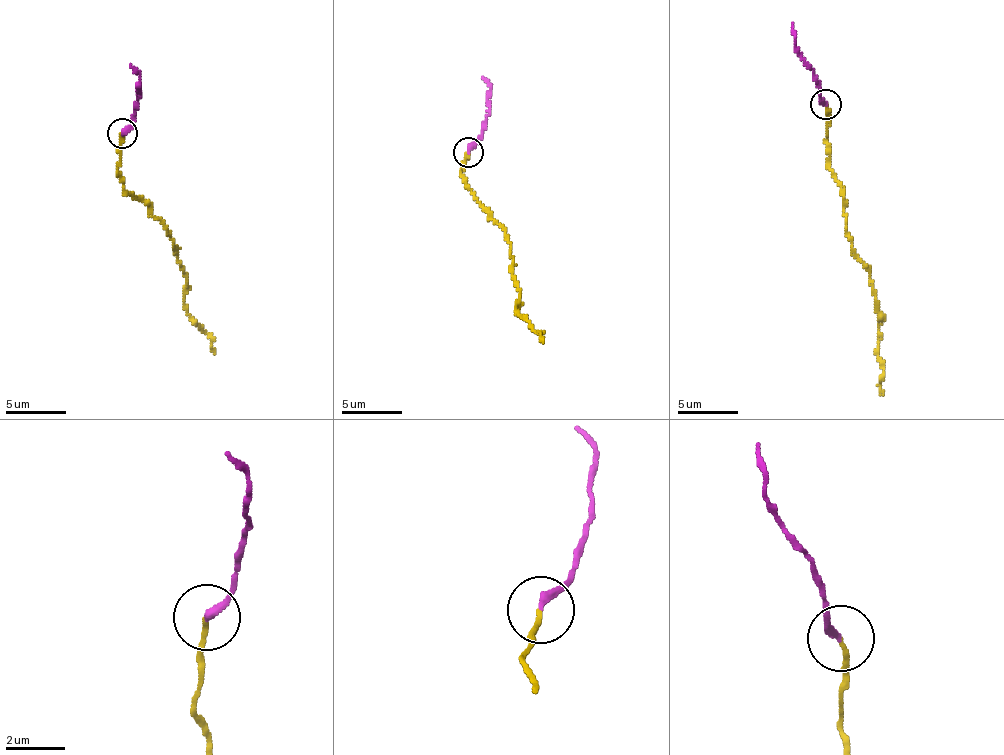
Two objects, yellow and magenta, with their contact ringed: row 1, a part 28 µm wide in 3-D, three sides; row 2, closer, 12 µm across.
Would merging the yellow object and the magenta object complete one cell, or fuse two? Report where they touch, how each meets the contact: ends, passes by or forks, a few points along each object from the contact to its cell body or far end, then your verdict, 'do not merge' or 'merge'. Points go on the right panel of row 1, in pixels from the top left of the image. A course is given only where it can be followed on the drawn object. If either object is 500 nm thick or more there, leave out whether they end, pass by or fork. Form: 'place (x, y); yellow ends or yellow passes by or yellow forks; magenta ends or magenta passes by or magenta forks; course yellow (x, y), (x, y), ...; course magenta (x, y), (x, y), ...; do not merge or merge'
place (826, 104); yellow ends; magenta ends; course yellow (826, 105), (829, 164), (843, 197), (846, 226), (854, 255), (869, 272), (878, 304), (883, 394); course magenta (826, 105), (810, 68), (798, 54), (793, 23); merge

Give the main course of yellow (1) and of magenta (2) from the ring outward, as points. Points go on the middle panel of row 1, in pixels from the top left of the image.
1: (469, 153), (460, 176), (465, 188), (502, 228), (520, 294), (515, 312), (540, 332), (543, 342)
2: (469, 153), (489, 115), (491, 84), (483, 77)

